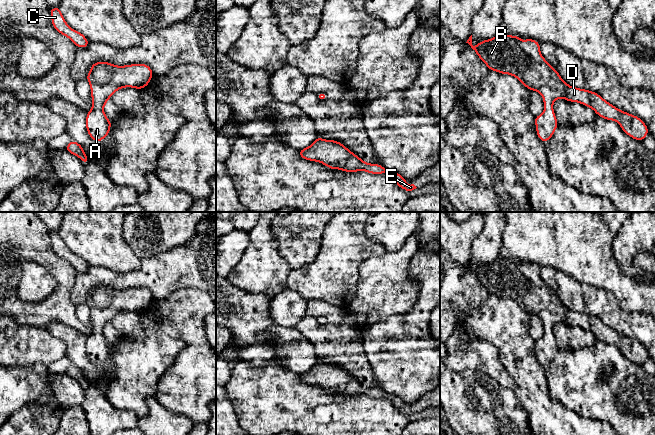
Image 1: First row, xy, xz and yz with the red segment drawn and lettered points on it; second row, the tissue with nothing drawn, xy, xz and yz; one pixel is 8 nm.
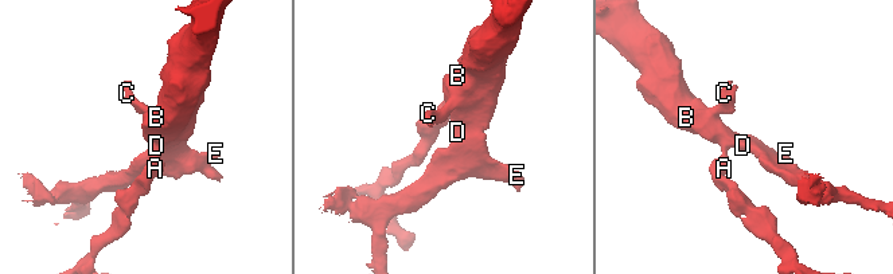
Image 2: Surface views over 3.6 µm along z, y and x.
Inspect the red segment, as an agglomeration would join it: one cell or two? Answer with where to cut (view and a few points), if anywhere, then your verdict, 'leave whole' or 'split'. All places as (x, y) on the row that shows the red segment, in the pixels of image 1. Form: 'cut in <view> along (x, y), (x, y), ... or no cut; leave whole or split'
no cut; leave whole

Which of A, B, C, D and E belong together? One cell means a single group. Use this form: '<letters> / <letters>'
A B C D E

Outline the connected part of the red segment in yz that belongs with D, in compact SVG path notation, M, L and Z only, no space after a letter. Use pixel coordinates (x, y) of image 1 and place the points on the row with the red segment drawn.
M496 34L474 47L471 35L466 43L489 70L513 75L530 91L536 90L542 95L544 112L536 116L534 121L536 133L543 143L552 137L558 126L553 110L553 102L558 98L591 107L598 116L618 122L628 136L640 142L649 134L647 125L638 116L619 110L594 91L565 83L540 53L541 43L533 39Z

